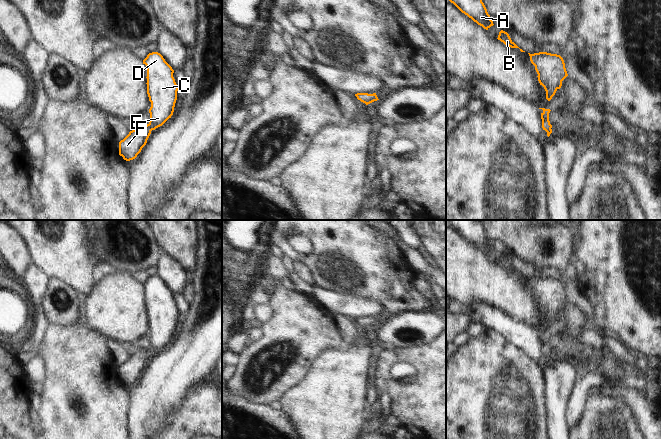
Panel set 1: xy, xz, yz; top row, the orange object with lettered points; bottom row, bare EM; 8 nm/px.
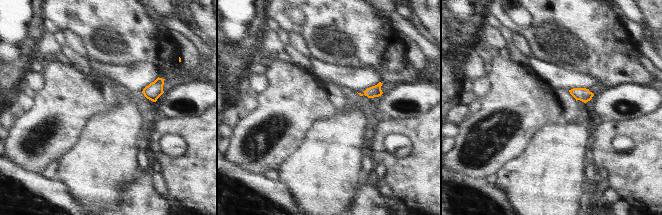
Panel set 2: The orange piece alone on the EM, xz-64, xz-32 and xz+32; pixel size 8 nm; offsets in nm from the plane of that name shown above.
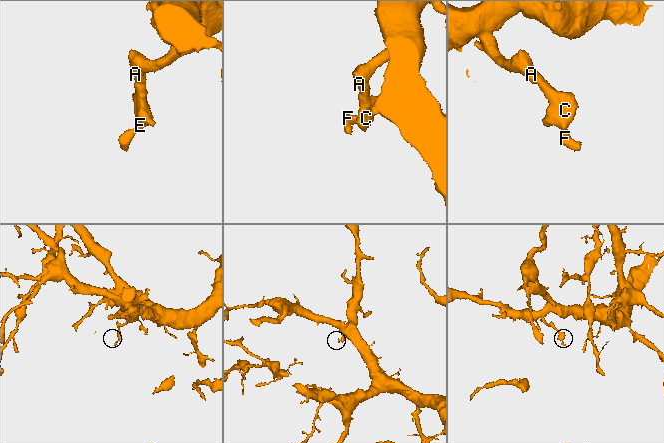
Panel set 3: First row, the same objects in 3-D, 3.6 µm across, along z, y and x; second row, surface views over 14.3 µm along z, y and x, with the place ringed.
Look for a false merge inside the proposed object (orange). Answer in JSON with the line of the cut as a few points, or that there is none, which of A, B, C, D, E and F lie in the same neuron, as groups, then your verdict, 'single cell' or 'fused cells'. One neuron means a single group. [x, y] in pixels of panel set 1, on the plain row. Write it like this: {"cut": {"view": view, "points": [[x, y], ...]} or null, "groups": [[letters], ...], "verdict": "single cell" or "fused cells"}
{"cut": null, "groups": [["A", "B", "C", "D", "E", "F"]], "verdict": "single cell"}

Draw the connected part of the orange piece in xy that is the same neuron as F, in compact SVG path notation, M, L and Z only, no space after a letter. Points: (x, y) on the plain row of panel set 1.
M149 277L143 284L143 288L145 288L147 292L147 318L151 326L151 331L149 333L150 345L146 350L141 349L130 355L129 358L119 366L119 379L126 385L135 383L146 369L151 355L162 350L171 342L177 324L177 315L179 313L173 301L174 294L160 277Z

